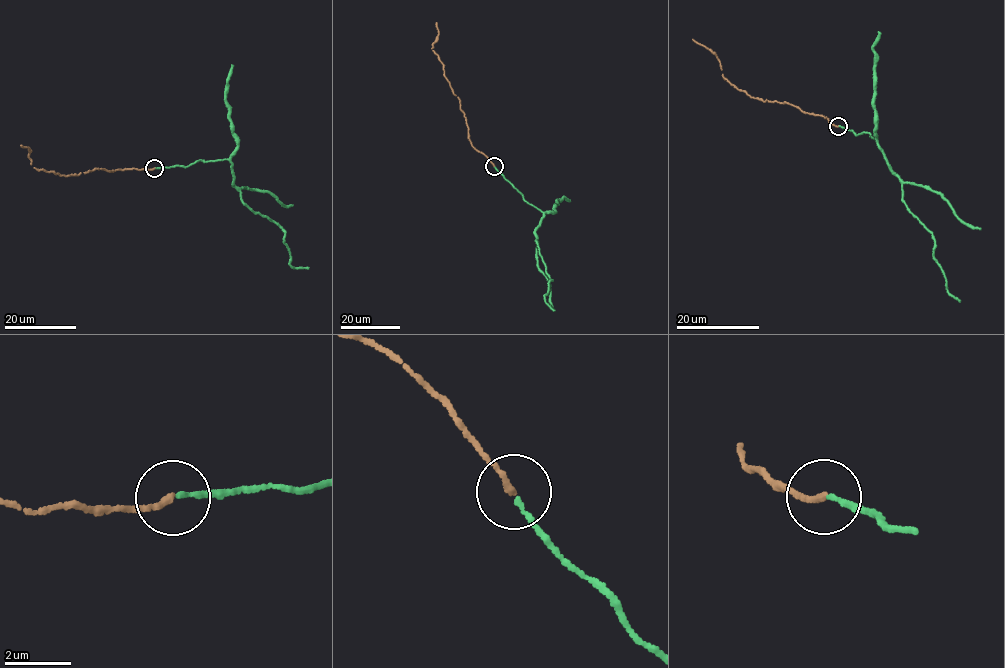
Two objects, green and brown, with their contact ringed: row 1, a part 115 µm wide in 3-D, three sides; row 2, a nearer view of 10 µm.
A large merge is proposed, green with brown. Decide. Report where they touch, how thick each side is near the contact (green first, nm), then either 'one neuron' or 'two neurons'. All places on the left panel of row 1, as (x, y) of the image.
place (154, 168); calibres 140 and 190 nm; one neuron

